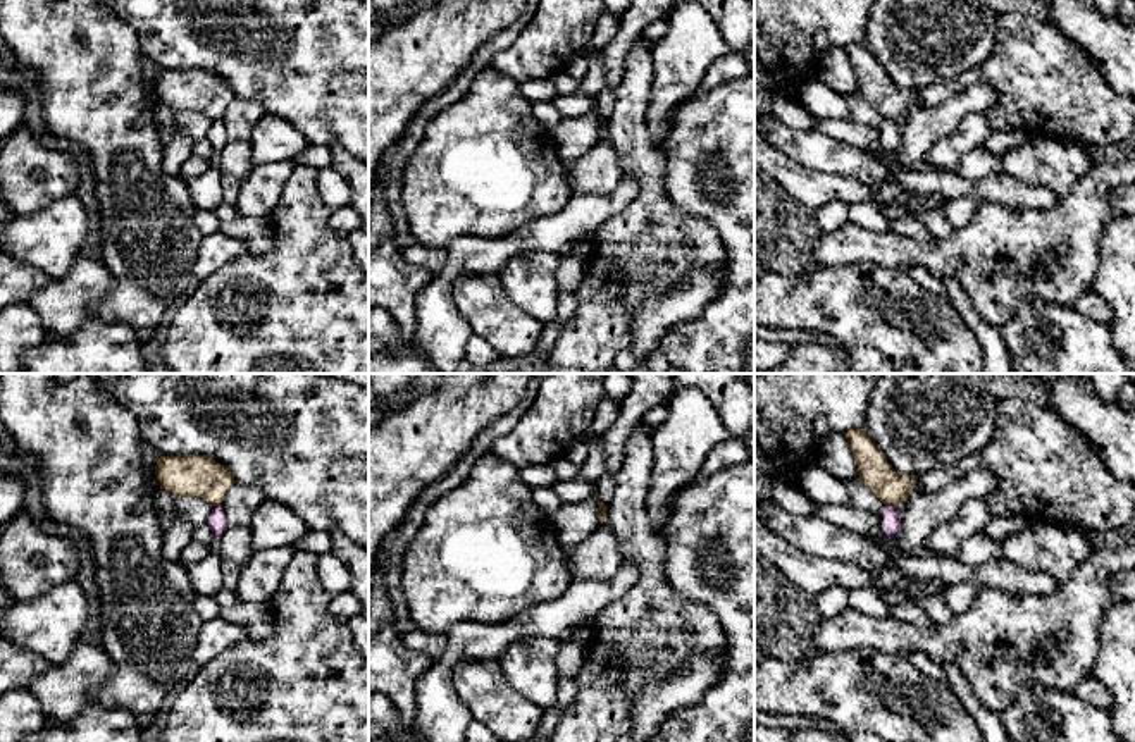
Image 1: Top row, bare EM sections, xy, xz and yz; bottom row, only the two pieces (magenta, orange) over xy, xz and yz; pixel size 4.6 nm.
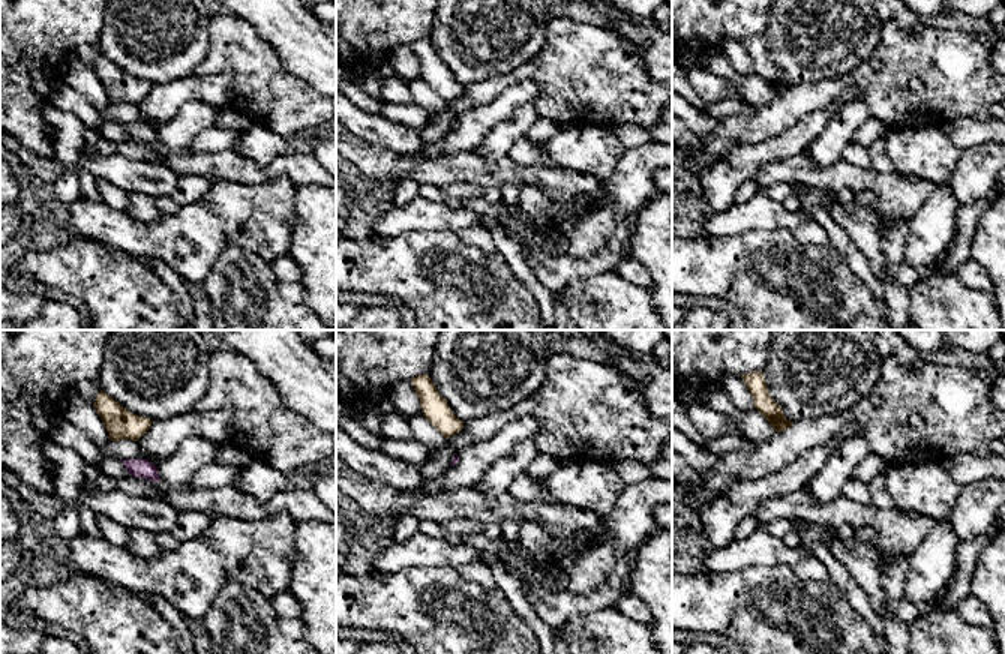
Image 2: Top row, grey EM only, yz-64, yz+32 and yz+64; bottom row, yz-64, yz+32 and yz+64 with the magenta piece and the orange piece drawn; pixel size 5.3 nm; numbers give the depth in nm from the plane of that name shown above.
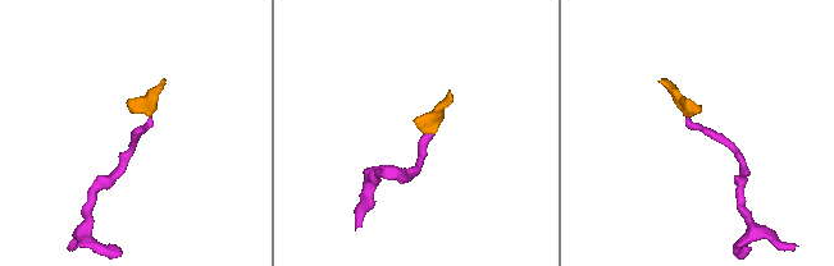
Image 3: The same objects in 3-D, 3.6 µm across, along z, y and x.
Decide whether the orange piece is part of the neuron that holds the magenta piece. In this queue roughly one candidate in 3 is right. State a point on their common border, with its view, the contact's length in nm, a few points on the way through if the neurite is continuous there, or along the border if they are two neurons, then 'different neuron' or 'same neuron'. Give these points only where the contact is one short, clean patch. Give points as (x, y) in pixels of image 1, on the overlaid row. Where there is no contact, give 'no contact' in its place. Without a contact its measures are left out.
meets magenta in yz at (893, 507); contact 70 nm long; border along yz (886, 505), (898, 508); different neuron

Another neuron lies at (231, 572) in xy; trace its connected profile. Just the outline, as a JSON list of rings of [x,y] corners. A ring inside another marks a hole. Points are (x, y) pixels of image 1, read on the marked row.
[[[222,560],[222,587],[236,591],[241,575],[241,566],[233,561]]]

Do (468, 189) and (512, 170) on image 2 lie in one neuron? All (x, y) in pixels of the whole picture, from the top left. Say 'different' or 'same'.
different

